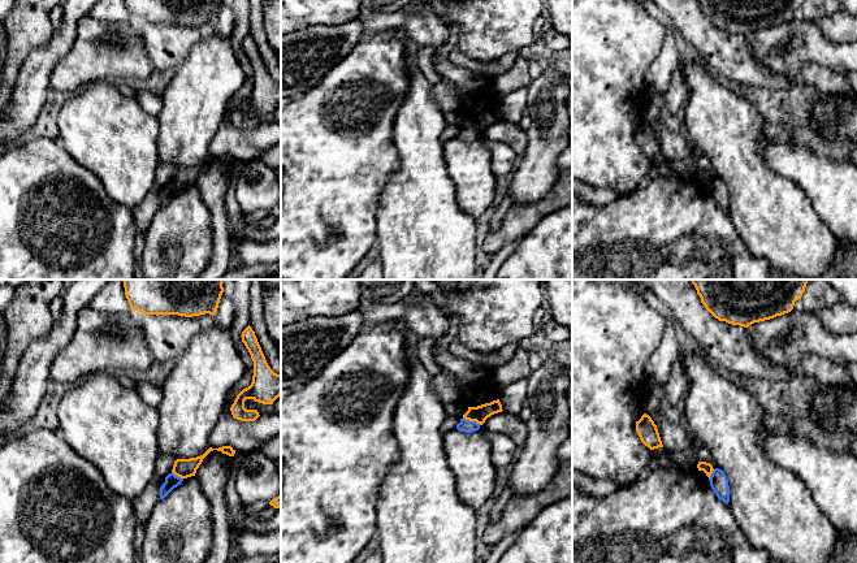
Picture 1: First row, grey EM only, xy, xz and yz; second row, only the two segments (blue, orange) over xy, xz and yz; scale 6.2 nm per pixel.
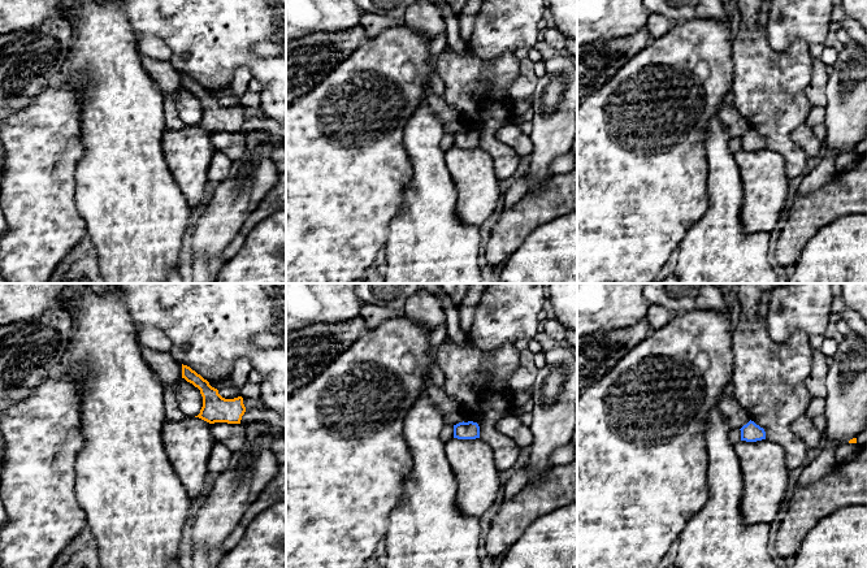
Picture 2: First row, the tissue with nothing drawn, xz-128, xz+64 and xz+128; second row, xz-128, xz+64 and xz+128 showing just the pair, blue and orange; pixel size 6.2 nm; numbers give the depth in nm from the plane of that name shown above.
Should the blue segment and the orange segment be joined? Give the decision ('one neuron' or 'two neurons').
two neurons

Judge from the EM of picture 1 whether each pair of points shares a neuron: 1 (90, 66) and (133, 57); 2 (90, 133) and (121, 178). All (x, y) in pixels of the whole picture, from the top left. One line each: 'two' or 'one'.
1: one
2: one

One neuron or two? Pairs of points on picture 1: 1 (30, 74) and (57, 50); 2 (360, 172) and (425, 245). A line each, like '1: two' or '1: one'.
1: one
2: two

